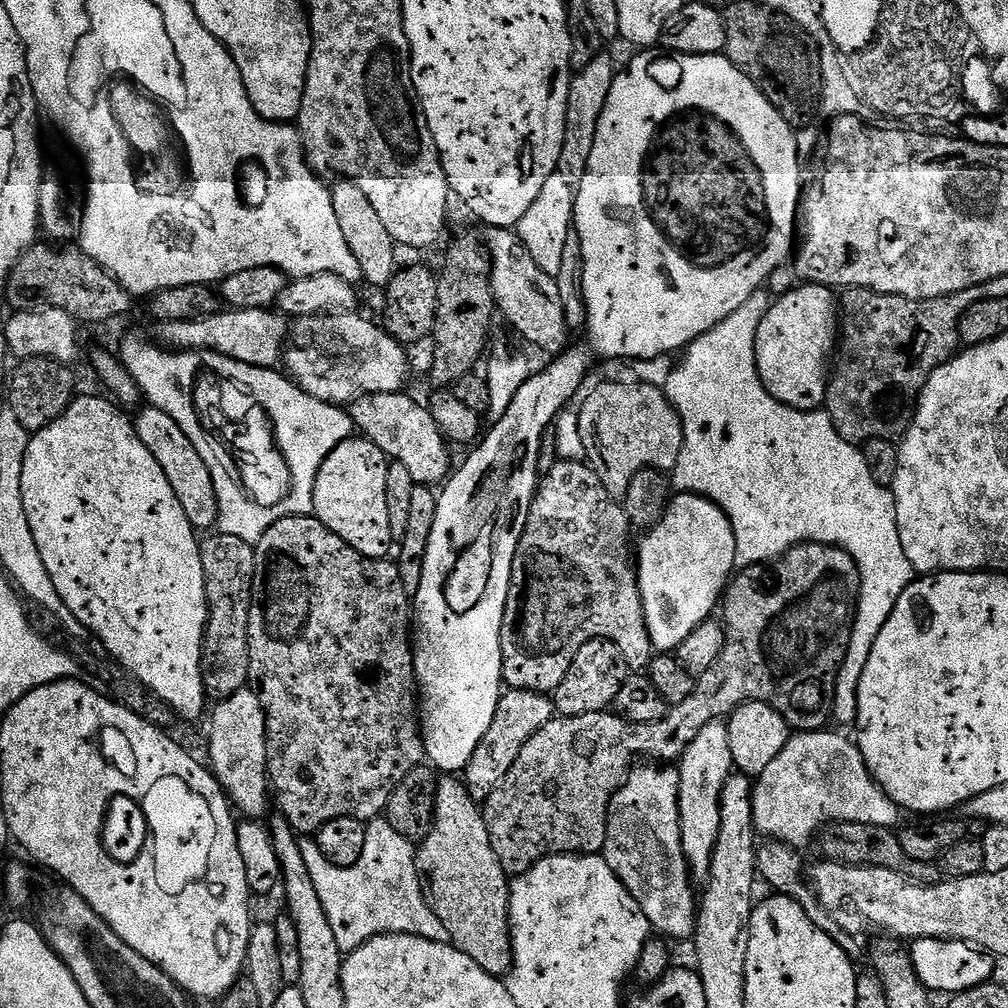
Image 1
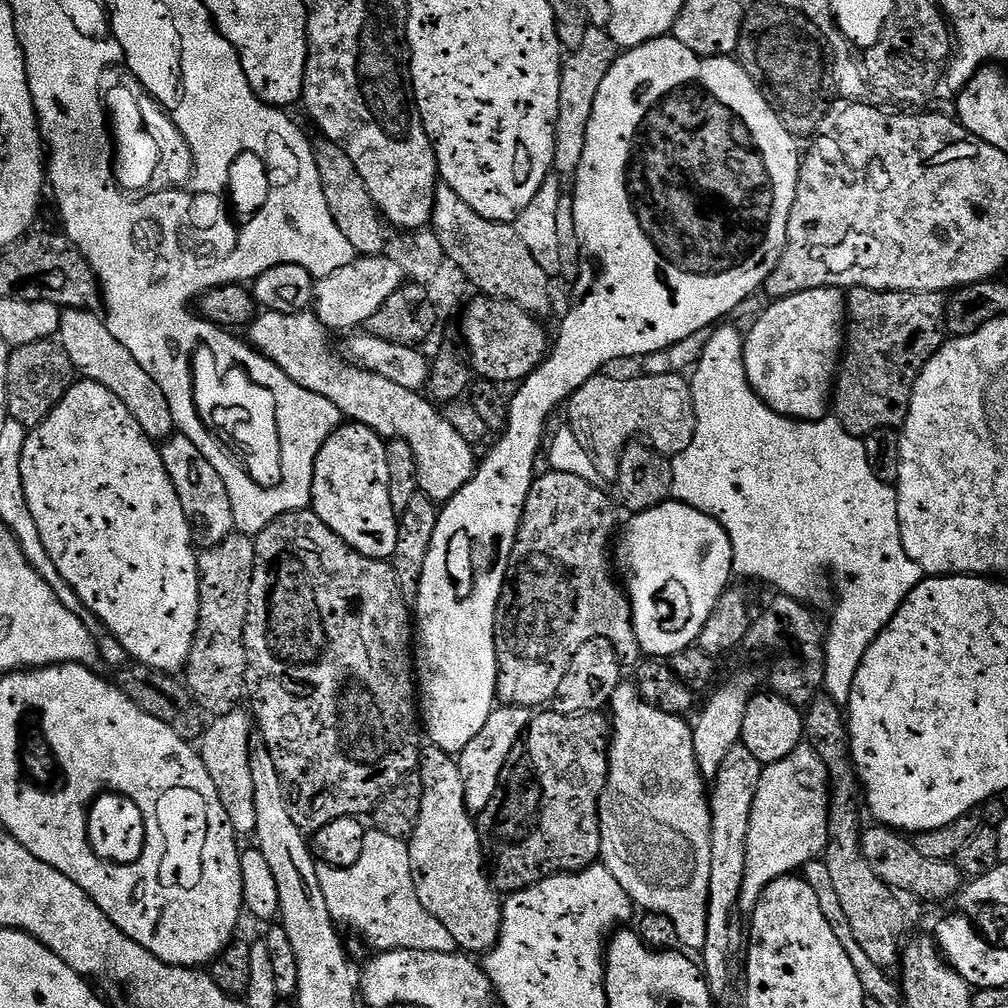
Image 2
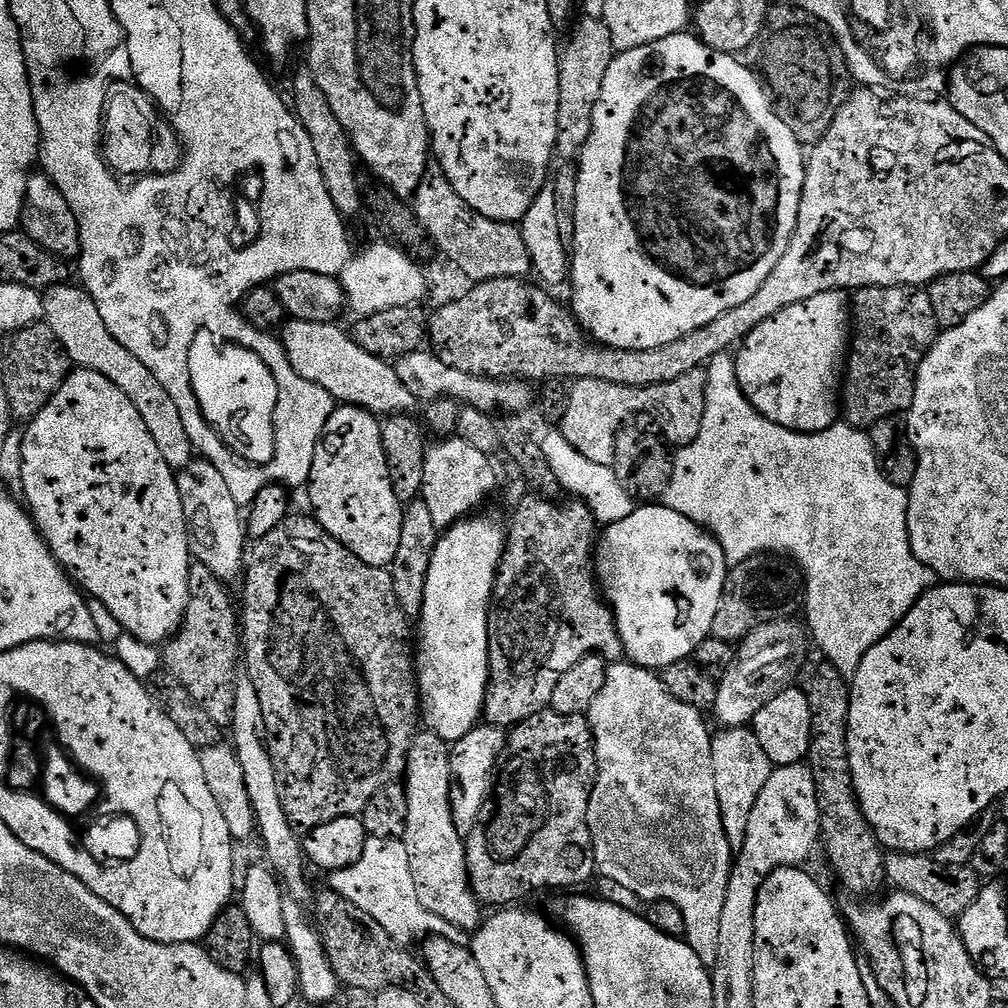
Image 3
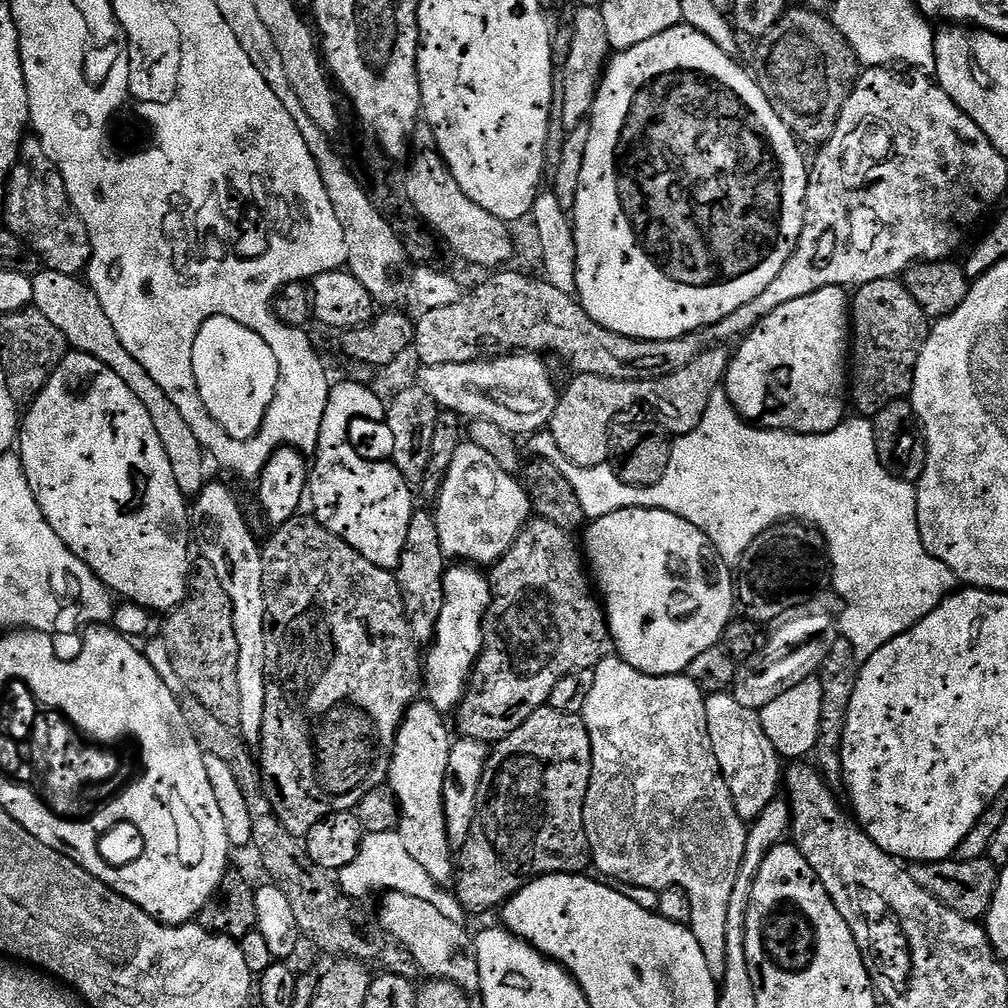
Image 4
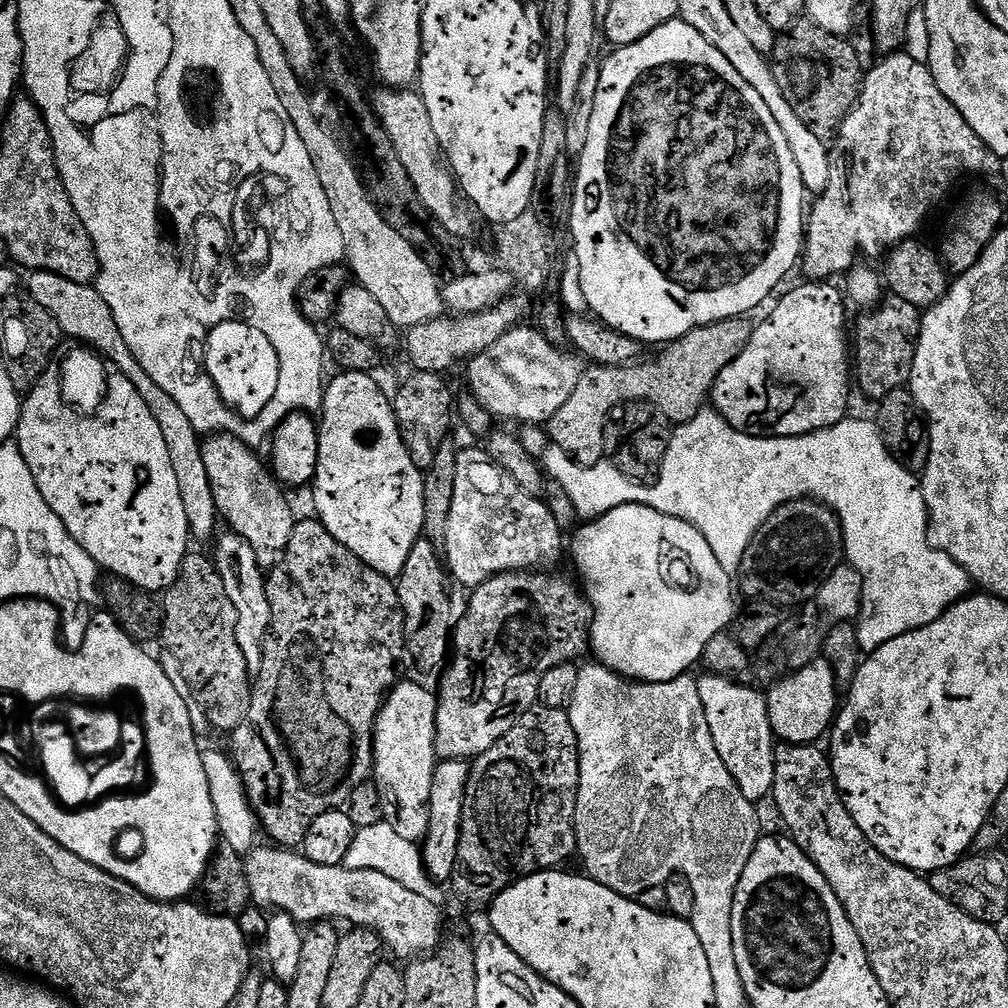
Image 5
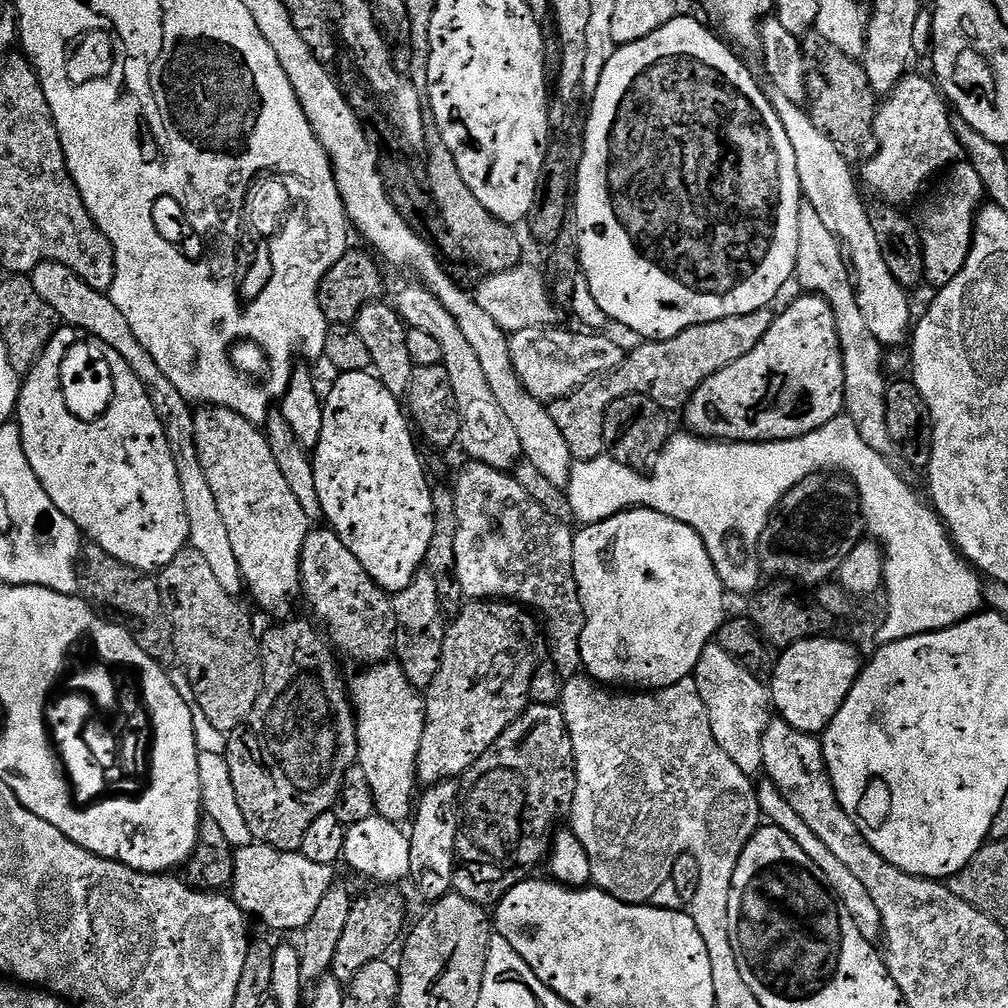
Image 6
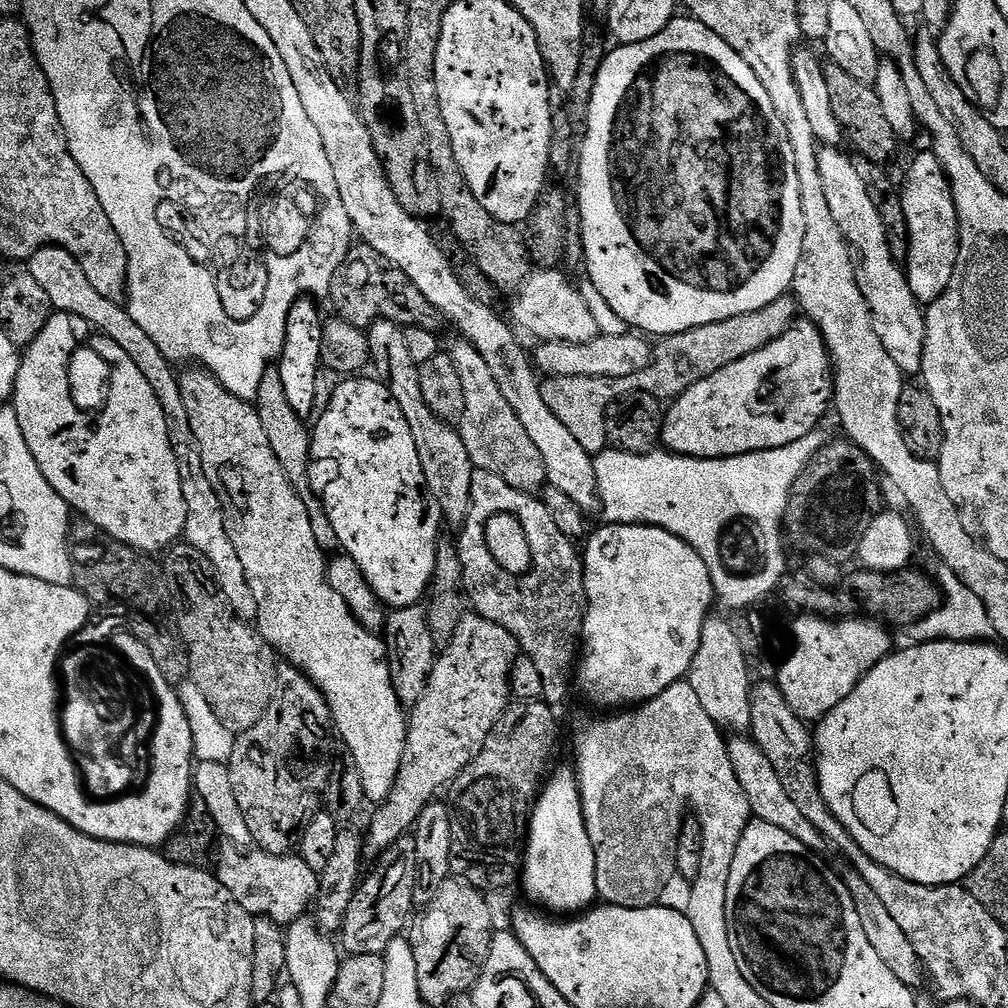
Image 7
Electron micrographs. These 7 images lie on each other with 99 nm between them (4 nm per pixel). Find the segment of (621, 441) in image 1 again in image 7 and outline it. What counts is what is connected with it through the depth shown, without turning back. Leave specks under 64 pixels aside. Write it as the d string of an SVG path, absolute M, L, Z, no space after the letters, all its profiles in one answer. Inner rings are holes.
M785 294L770 302L770 306L762 306L762 310L754 310L750 314L738 314L722 322L698 326L673 336L663 337L655 345L652 367L638 374L617 380L553 376L541 383L540 393L546 406L554 410L562 426L566 426L566 430L570 430L570 434L578 438L582 450L586 450L594 458L606 447L604 415L618 397L624 396L627 392L649 392L661 402L671 402L686 390L690 390L690 386L730 366L730 362L738 362L746 358L746 354L754 354L762 350L762 346L770 346L770 342L782 338L782 334L786 334L786 330L790 330L797 319L798 305L791 295Z

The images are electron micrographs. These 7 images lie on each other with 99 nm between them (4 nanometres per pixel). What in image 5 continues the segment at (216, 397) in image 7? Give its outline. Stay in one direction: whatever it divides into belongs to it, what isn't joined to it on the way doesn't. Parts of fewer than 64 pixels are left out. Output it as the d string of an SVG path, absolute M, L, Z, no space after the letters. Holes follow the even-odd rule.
M212 434L201 443L202 462L206 462L206 474L210 474L210 486L214 490L214 502L221 521L224 520L231 531L239 534L241 540L248 543L248 546L256 551L261 558L279 557L284 547L290 542L290 534L298 522L298 516L292 513L288 500L284 497L285 489L279 480L273 476L264 464L255 456L249 445L242 443L237 436L227 434ZM401 682L388 693L387 699L384 700L383 706L380 708L380 713L376 719L376 729L372 731L372 774L377 790L382 794L382 802L384 803L384 819L383 823L388 824L394 830L394 834L399 834L401 838L406 838L413 842L423 841L428 834L430 826L430 786L434 782L434 770L438 763L436 754L436 697L435 691L427 692L420 684L407 684Z

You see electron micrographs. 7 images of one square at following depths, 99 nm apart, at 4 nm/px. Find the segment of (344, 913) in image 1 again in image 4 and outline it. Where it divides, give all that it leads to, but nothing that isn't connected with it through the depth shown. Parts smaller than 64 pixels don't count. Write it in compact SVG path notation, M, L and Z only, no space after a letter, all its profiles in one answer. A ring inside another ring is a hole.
M399 831L365 835L357 857L338 872L338 885L345 895L353 898L368 896L371 892L380 892L379 894L401 892L414 898L422 898L431 904L438 901L442 914L446 914L450 922L464 924L466 920L466 913L460 901L451 891L442 891L441 885L436 884L434 878L430 878L430 874L422 870L422 866L418 866L417 860L407 852L405 844L402 843Z

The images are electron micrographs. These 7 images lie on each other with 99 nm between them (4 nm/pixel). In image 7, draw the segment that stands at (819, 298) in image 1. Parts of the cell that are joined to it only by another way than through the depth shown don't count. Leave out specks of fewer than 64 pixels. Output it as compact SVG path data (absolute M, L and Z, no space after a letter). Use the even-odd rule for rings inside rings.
M800 318L797 319L790 330L786 330L786 334L782 334L782 338L770 342L770 346L762 346L762 350L758 350L754 354L746 354L746 358L742 358L738 362L730 362L730 366L710 374L710 378L690 386L690 390L686 390L680 396L677 396L675 400L671 401L669 408L672 409L667 409L664 412L664 425L660 431L660 444L667 451L673 452L675 456L689 456L699 460L725 460L731 456L741 456L751 452L765 452L766 450L781 448L782 446L790 446L790 442L798 442L798 438L806 438L806 434L817 431L821 427L820 419L827 412L830 412L830 405L833 403L833 400L834 377L828 348L825 346L822 334L816 328L816 325L807 318Z

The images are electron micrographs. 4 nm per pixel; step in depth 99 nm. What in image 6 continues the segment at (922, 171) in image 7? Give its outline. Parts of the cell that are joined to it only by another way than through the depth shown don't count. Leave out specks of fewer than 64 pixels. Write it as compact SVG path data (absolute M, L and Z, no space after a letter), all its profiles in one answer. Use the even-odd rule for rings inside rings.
M967 162L951 165L943 173L940 182L936 193L925 202L924 209L920 212L920 220L918 219L924 278L936 290L954 282L954 278L958 278L958 274L966 266L966 258L972 245L972 231L976 225L976 213L986 200L982 178L978 178L978 170L974 170L974 166Z

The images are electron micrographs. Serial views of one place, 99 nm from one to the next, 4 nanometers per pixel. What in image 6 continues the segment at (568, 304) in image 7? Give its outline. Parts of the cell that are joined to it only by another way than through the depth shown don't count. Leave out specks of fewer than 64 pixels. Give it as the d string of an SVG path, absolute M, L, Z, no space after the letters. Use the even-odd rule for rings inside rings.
M521 262L508 271L491 273L483 280L475 287L474 298L504 332L511 334L518 330L551 327L557 323L556 318L560 314L548 293L544 273L538 266Z

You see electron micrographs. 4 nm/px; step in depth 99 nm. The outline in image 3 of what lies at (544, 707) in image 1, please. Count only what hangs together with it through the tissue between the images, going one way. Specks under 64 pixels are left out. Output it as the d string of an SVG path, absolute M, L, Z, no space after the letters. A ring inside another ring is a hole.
M487 722L472 728L466 738L451 745L452 758L452 817L458 834L468 837L471 832L481 827L486 816L488 801L494 791L496 765L506 743L506 732L503 728Z

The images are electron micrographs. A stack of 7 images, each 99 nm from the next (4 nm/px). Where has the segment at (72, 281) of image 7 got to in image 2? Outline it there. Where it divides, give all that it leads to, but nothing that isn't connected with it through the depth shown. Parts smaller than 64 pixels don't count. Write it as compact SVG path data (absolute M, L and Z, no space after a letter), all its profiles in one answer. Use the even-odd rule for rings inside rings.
M86 308L63 309L60 314L60 331L58 333L60 347L64 349L64 353L70 358L70 362L83 379L93 380L106 386L106 390L110 390L110 394L114 394L123 402L126 410L130 410L130 414L134 414L138 426L142 426L142 430L151 440L157 442L167 440L177 431L177 427L174 422L174 414L170 414L170 402L166 402L166 394L162 394L162 386L158 382L154 382L154 378L150 378L150 374L146 374L146 370L142 370L142 366L138 366L134 354L130 354L130 350L126 350L126 346L122 346L122 342L118 342L118 338L114 338L114 334L110 334L107 319L103 315L96 315L100 314Z

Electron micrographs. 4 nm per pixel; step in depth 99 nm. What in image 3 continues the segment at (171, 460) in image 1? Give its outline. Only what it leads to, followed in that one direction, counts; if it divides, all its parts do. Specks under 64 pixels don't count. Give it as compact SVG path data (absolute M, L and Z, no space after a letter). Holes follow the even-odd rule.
M193 458L186 467L176 472L178 482L178 494L182 498L182 510L188 527L188 546L195 563L206 566L219 580L231 582L239 581L246 568L246 520L242 515L242 506L234 502L230 490L226 487L226 481L222 474L212 463L203 458Z

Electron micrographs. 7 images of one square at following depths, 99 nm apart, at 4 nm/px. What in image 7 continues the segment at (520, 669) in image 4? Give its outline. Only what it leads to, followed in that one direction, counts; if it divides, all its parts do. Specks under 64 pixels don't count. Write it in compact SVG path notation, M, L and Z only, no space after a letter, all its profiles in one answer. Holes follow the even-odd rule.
M466 614L462 622L458 622L454 638L450 638L450 642L437 655L436 665L432 667L432 673L426 682L426 694L422 694L422 698L418 698L418 702L411 705L406 750L402 754L402 766L398 770L394 790L388 795L388 799L373 811L376 813L368 824L366 848L369 853L382 854L395 840L411 833L422 810L439 797L436 795L440 788L447 789L452 781L460 776L460 771L470 766L474 758L478 758L482 746L486 746L486 738L490 738L490 730L494 730L498 718L502 718L512 700L510 676L519 655L520 645L517 644L514 634L498 626L498 622L490 622L486 617L475 614Z

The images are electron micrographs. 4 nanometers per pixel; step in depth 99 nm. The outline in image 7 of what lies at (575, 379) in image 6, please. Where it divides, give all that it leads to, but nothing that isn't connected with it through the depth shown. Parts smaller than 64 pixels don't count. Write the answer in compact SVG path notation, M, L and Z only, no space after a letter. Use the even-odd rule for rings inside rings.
M640 334L627 336L598 335L592 341L581 344L546 340L536 344L536 352L534 348L534 367L537 373L548 378L553 376L581 376L587 380L601 380L602 378L617 380L618 378L633 376L652 367L654 348L651 343L648 345L647 342L649 343Z

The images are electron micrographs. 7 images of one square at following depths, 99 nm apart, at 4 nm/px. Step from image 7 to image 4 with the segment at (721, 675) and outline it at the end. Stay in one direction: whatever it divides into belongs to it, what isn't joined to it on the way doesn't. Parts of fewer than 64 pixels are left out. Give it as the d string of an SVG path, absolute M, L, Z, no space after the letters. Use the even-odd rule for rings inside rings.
M713 692L705 699L706 722L710 730L710 742L714 746L714 758L718 758L718 766L722 766L722 778L726 778L726 786L730 786L730 794L734 798L734 806L738 814L751 822L756 820L772 800L777 799L782 788L782 757L770 746L770 738L766 738L766 730L762 730L759 711L742 706L736 697L728 692Z

